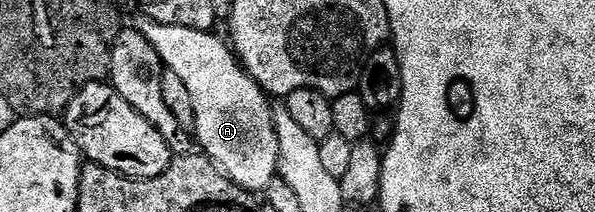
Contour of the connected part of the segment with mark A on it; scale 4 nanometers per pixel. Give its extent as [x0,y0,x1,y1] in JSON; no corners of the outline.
[135,19,279,195]

